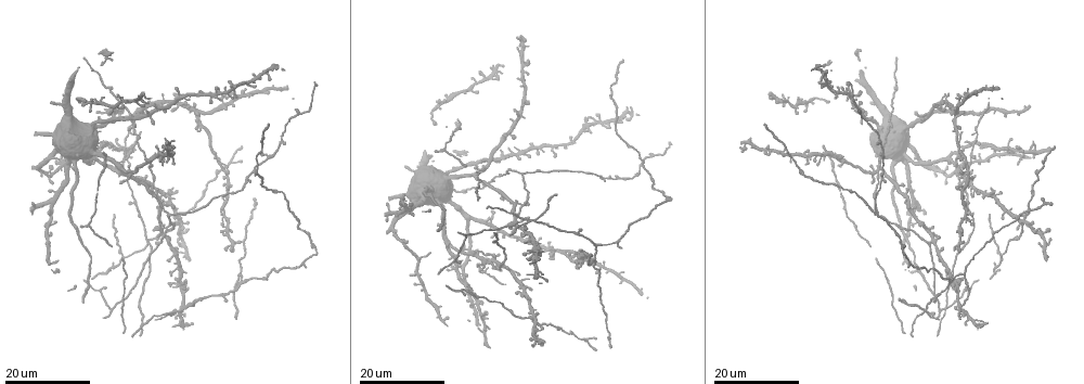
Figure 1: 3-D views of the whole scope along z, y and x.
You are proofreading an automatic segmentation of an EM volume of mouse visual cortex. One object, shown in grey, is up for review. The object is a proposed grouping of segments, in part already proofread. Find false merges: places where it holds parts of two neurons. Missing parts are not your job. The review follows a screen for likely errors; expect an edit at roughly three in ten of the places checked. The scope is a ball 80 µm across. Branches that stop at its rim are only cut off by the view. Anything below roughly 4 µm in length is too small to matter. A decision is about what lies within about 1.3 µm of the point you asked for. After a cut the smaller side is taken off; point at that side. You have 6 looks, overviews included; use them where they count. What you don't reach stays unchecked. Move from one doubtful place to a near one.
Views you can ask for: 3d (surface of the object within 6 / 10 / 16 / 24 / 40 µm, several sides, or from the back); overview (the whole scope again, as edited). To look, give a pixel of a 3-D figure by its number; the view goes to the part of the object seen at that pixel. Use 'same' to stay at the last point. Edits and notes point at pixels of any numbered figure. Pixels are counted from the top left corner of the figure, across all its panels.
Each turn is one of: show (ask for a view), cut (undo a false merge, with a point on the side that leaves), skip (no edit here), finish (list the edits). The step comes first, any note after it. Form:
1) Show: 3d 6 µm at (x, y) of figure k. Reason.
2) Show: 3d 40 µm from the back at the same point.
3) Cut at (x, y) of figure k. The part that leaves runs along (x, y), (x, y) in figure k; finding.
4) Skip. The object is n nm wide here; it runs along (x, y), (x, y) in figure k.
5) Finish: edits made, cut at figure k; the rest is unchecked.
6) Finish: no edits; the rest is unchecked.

Show: 3d 16 µm at (129, 131) of figure 1.

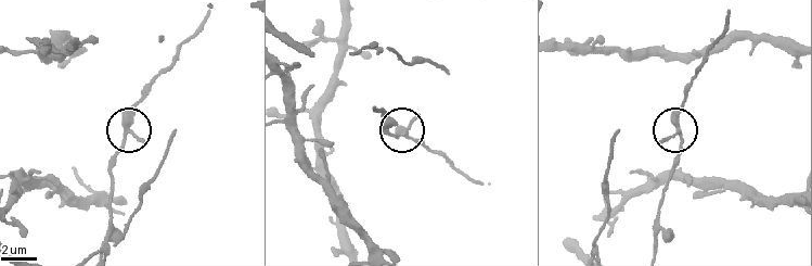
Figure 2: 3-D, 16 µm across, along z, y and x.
Show: 3d 10 µm at (680, 132) of figure 2.

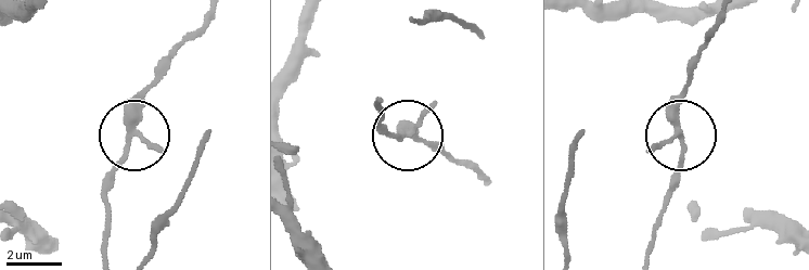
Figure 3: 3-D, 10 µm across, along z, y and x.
Skip. The object is 210 nm wide here; it runs along (649, 247), (683, 150), (677, 101), (690, 61) in figure 3; all the same neuron.

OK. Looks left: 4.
Show: 3d 24 µm at (469, 251) of figure 1. Four-way junction.

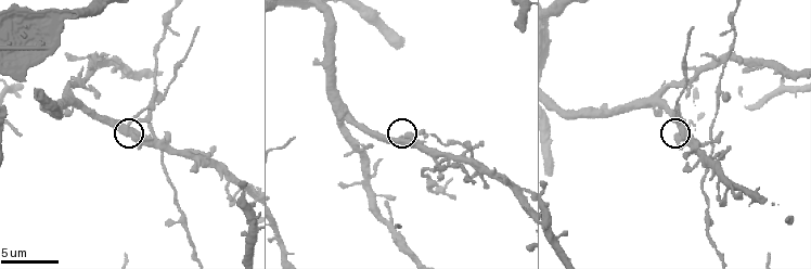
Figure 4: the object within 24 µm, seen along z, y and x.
Show: 3d 10 µm at (401, 136) of figure 4. Closer look.

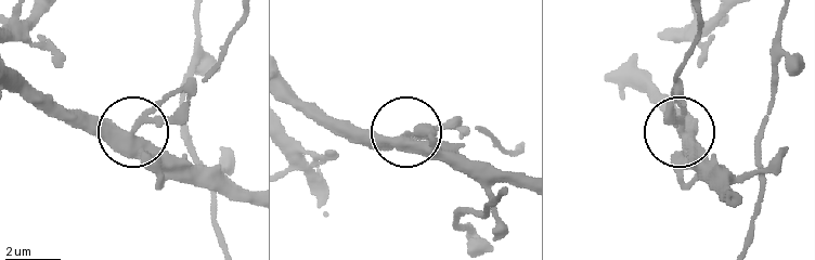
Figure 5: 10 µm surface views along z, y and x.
Skip. It runs along (15, 85), (64, 115), (127, 132), (188, 78) in figure 5; one neuron here.

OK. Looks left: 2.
Show: 3d 16 µm at (928, 243) of figure 1. Arms part here.

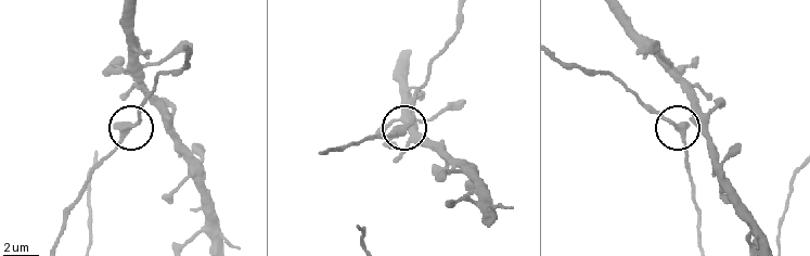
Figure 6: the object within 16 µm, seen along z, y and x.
Show: 3d 10 µm at (404, 125) of figure 6. Zoom in.

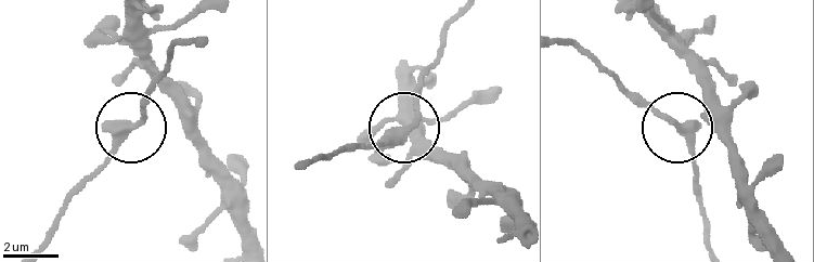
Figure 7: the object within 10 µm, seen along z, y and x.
Skip. It runs along (404, 82), (406, 118), (430, 153), (402, 127), (344, 145) in figure 7; one neuron here.

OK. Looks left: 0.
Finish: no edits; the rest is unchecked.

